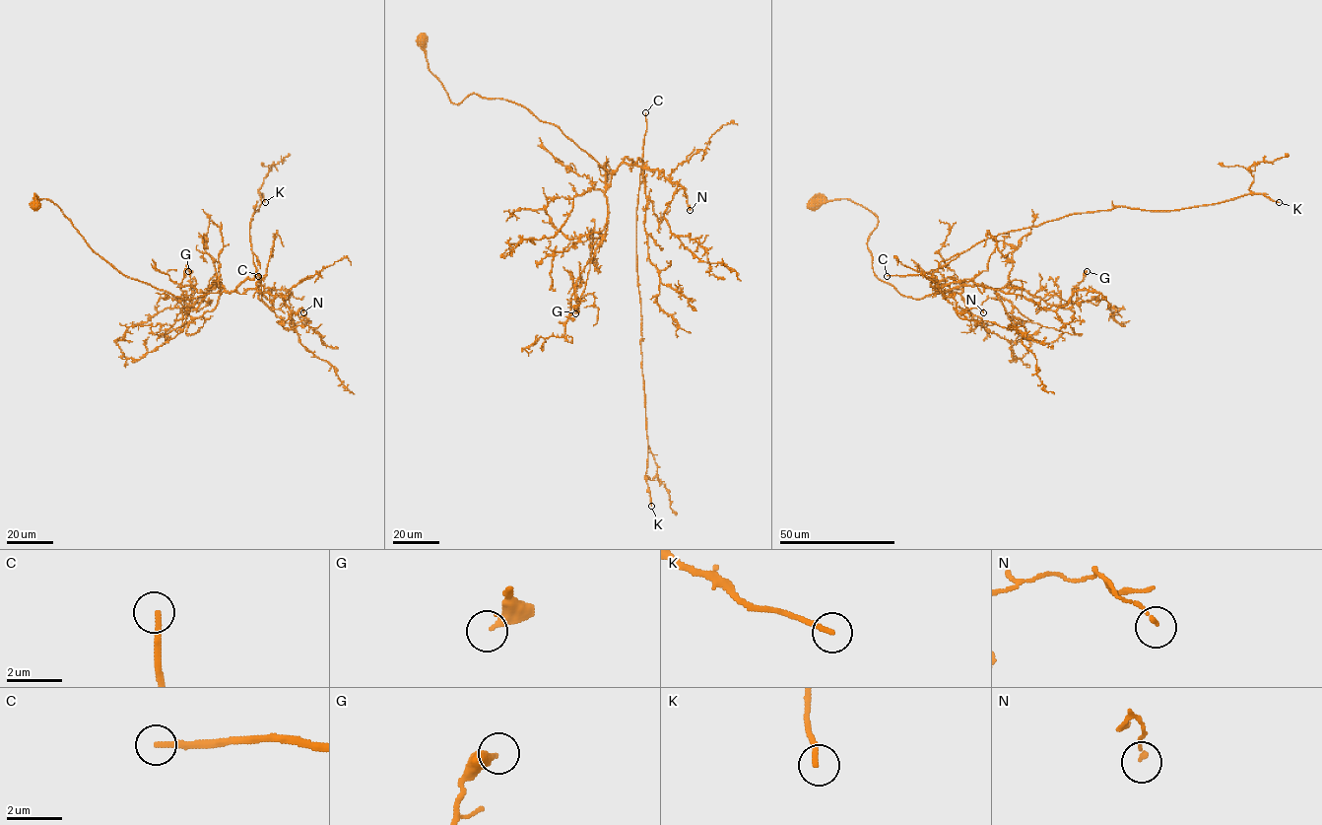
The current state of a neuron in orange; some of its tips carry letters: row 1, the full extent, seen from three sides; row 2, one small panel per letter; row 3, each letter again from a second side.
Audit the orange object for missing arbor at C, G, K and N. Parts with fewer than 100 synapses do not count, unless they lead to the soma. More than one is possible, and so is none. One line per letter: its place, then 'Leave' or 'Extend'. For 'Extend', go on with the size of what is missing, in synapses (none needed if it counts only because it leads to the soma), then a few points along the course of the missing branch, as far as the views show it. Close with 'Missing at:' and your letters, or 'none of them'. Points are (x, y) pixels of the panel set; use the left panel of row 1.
C: Place: (258, 276). Extend. Roughly 200 synapses. Course of what is missing: (258, 276), (260, 270), (271, 274), (267, 268), (263, 277), (260, 271), (283, 280), (283, 271), (315, 277)
G: Place: (188, 271). Leave
K: Place: (265, 202). Leave
N: Place: (303, 312). Leave
Missing at: C

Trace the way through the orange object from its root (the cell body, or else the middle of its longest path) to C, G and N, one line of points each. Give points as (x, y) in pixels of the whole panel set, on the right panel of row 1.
C: (814, 204), (849, 199), (877, 217), (873, 272), (902, 295), (947, 291), (936, 278), (887, 276)
G: (814, 204), (870, 210), (873, 272), (912, 299), (1011, 284), (1068, 309), (1087, 271)
N: (814, 204), (849, 199), (877, 217), (873, 272), (902, 295), (940, 289), (959, 313), (983, 312)

